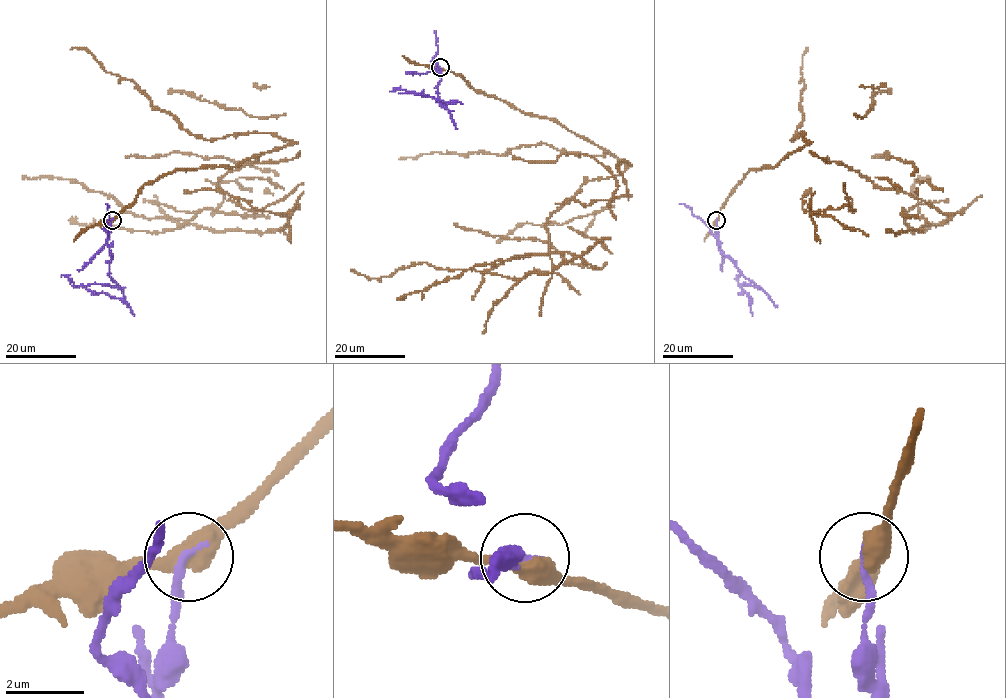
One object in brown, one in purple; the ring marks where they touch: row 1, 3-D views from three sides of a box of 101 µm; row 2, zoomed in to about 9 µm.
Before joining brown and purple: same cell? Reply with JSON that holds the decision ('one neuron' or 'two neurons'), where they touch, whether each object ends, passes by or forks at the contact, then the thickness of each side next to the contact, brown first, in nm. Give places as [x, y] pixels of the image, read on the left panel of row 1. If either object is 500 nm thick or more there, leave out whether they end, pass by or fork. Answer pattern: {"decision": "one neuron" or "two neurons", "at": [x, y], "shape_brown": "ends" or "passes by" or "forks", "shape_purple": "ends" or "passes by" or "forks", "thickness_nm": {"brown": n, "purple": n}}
{"decision": "two neurons", "at": [112, 220], "shape_brown": "passes by", "shape_purple": "ends", "thickness_nm": {"brown": 480, "purple": 240}}

